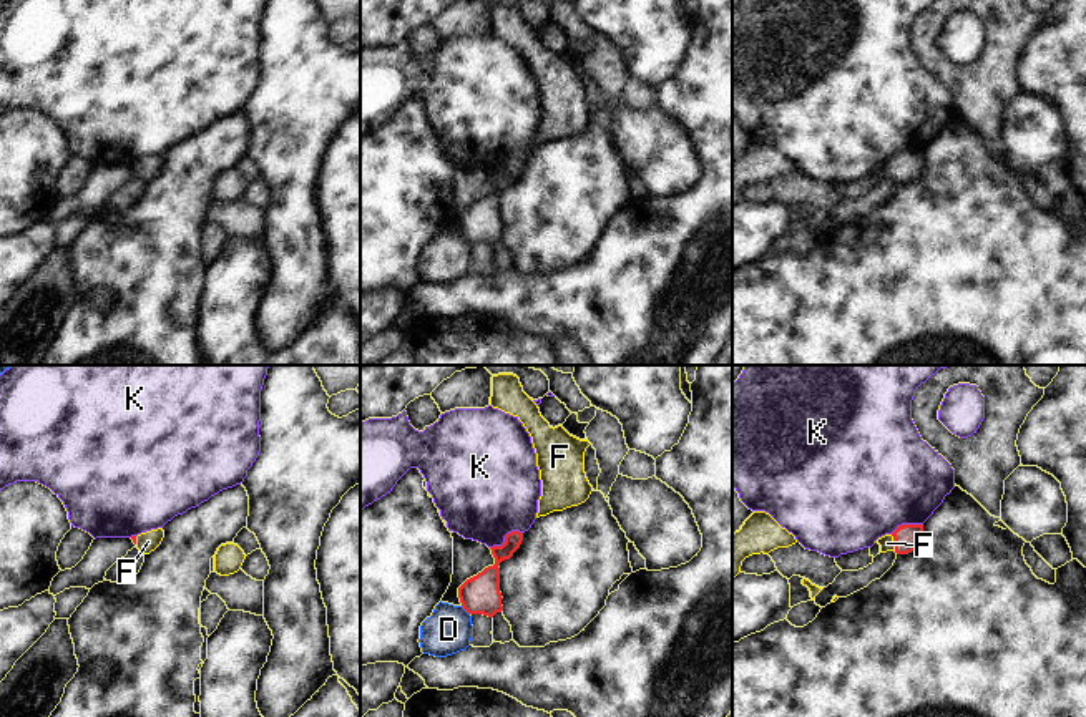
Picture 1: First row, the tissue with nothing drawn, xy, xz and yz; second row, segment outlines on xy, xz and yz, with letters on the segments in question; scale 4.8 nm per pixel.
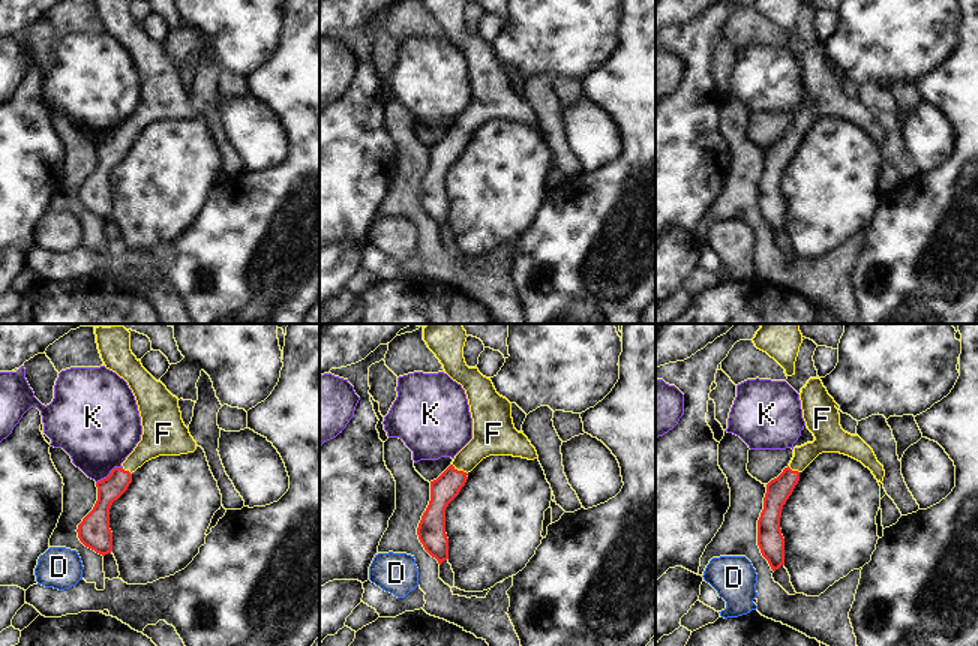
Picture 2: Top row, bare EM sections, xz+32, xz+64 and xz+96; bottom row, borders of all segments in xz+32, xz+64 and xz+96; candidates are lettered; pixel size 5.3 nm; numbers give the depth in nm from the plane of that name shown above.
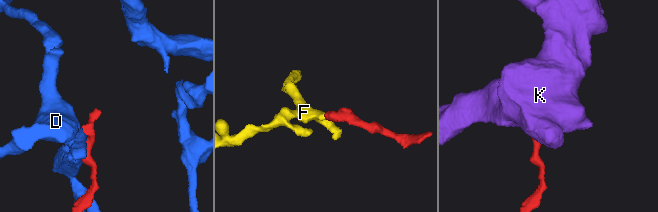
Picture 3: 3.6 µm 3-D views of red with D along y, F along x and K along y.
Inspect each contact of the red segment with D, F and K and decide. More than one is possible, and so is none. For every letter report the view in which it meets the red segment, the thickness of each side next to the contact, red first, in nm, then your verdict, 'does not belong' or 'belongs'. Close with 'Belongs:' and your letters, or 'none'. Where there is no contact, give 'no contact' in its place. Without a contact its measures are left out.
D: xz | 190/220 nm | does not belong
F: yz | 130/70 nm | belongs
K: xz | 140/460 nm | does not belong
Belongs: F

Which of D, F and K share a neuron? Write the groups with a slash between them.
D / F / K

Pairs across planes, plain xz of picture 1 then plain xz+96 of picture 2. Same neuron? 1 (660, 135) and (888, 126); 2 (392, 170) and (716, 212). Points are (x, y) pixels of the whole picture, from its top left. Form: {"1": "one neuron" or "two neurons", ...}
{"1": "two neurons", "2": "two neurons"}

